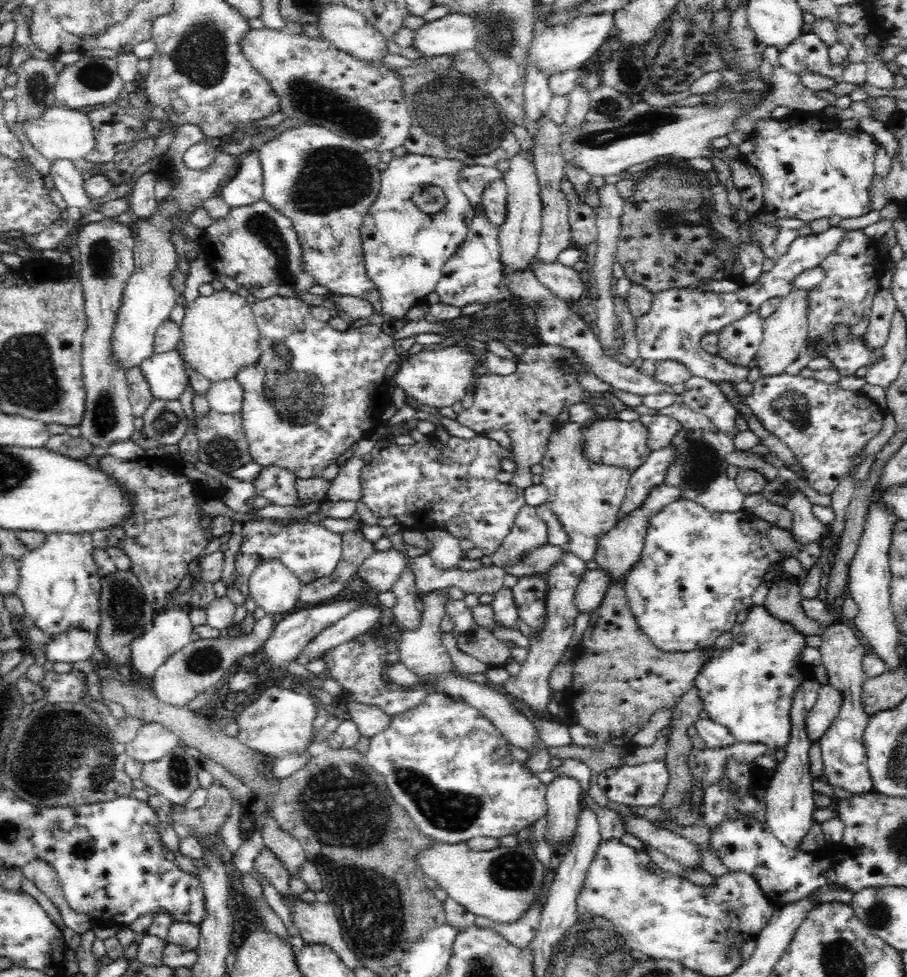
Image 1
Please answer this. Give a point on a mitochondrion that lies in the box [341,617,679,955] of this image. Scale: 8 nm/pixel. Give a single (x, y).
(451, 810)

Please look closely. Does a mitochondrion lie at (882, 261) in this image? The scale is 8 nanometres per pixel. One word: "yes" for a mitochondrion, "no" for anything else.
no

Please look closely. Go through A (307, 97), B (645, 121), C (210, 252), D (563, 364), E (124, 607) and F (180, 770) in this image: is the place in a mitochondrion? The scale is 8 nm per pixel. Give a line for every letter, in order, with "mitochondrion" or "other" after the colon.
A: mitochondrion
B: mitochondrion
C: other
D: mitochondrion
E: mitochondrion
F: mitochondrion

